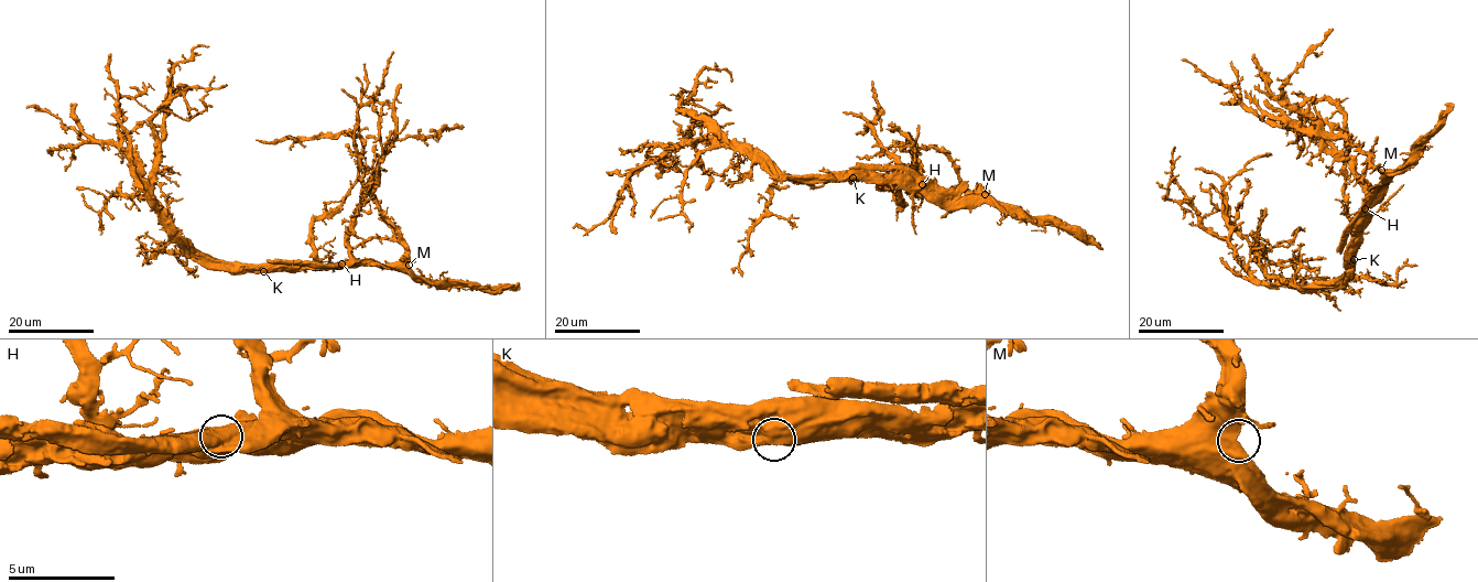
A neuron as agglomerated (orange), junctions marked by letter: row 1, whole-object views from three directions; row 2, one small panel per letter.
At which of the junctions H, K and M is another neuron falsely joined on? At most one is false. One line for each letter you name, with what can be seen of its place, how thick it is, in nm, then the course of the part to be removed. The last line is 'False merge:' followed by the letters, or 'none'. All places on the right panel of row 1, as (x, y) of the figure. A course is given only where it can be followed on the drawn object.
H: Place: (1365, 208). Thickness 1350 nm. Course of the part to remove: (1365, 208), (1376, 196), (1384, 178), (1375, 168), (1372, 157), (1341, 137), (1310, 131), (1277, 119), (1243, 90)
False merge: H

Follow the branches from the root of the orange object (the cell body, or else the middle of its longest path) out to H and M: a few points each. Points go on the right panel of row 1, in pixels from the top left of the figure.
H: (1345, 255), (1360, 228), (1365, 208)
M: (1345, 255), (1369, 212), (1370, 203), (1382, 180), (1381, 170)

